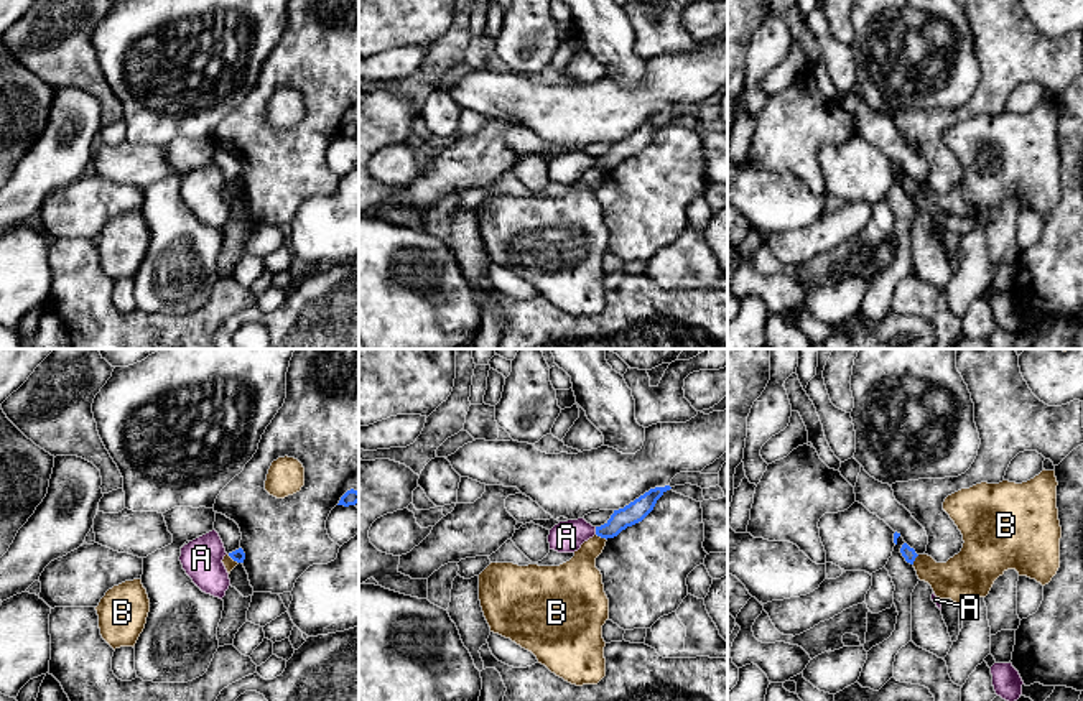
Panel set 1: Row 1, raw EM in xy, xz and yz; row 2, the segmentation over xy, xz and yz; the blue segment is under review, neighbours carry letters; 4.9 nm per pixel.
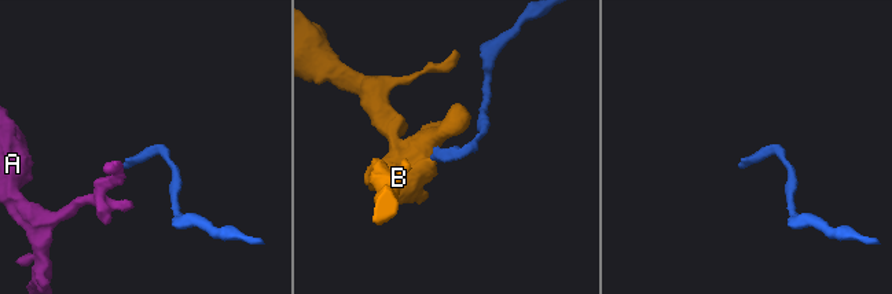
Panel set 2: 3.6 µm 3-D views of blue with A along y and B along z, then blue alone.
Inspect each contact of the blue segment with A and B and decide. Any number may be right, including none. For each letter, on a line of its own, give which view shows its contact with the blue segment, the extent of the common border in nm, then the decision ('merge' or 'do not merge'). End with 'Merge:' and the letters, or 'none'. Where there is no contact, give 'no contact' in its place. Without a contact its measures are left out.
A: meets blue in xz; contact 40 nm long; do not merge
B: meets blue in xz; contact 70 nm long; do not merge
Merge: none

